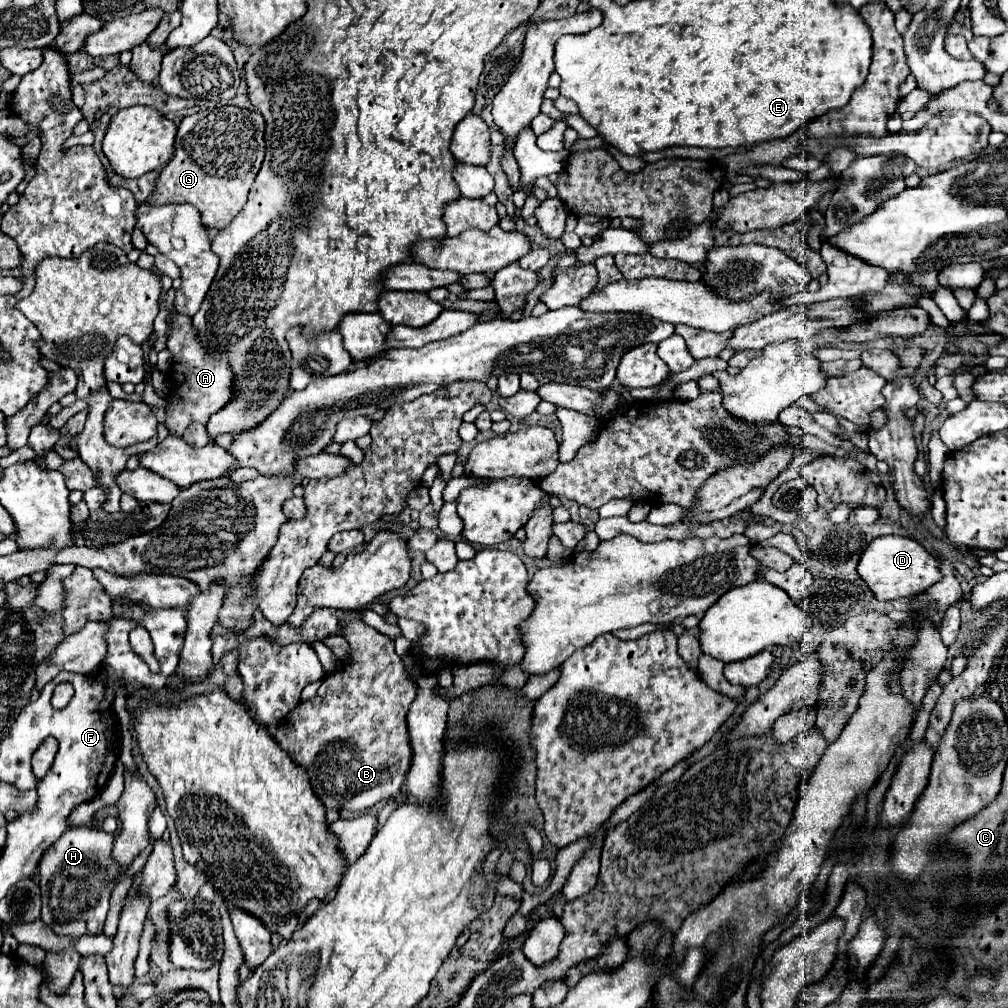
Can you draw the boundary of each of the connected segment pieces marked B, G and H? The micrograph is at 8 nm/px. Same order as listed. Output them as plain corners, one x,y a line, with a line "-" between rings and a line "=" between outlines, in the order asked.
340,612
340,616
342,616
342,622
346,624
346,626
344,626
344,638
346,638
346,642
350,644
350,656
348,656
348,660
342,662
344,668
340,668
340,670
332,672
332,674
328,674
328,676
324,678
322,686
318,688
316,696
310,698
308,702
300,702
300,704
292,710
292,712
278,724
274,738
276,738
276,742
280,744
280,748
286,750
286,752
290,754
290,758
296,760
296,764
302,766
302,768
310,774
312,788
314,788
316,796
322,800
322,804
324,804
326,808
362,812
362,810
374,806
376,802
388,800
388,798
396,798
396,796
400,796
400,792
402,792
402,786
404,786
404,780
406,780
406,772
408,772
408,766
410,766
410,758
412,758
410,738
408,738
408,728
406,728
406,712
408,712
408,708
410,708
410,702
412,702
414,696
416,696
416,684
408,678
402,660
400,660
400,658
396,656
396,652
394,652
394,642
392,642
388,636
382,636
382,634
378,634
374,628
366,626
362,620
358,620
356,612
=
222,106
186,116
174,140
174,156
162,168
152,204
188,202
202,214
206,228
222,230
244,208
248,190
264,160
264,118
260,112
=
70,826
48,852
40,858
40,890
42,890
42,920
60,934
80,938
84,934
102,932
104,918
108,914
108,900
114,888
114,878
120,874
120,866
112,860
114,834
108,834
94,826

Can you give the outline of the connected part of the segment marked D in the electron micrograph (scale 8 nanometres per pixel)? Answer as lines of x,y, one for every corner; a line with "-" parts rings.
888,534
888,536
874,538
866,546
866,550
860,556
856,572
866,582
866,586
872,590
876,600
892,602
892,600
910,598
914,594
920,594
928,586
942,580
942,572
938,566
940,566
938,560
916,540

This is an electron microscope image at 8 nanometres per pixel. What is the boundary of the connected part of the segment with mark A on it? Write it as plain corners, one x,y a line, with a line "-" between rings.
168,314
166,324
170,326
168,350
172,354
172,372
178,372
176,390
170,396
170,406
166,410
166,428
172,434
184,434
190,422
206,424
212,414
216,414
228,400
234,396
234,372
230,370
228,358
212,358
204,354
202,342
198,338
196,328
192,326
192,318
184,314

